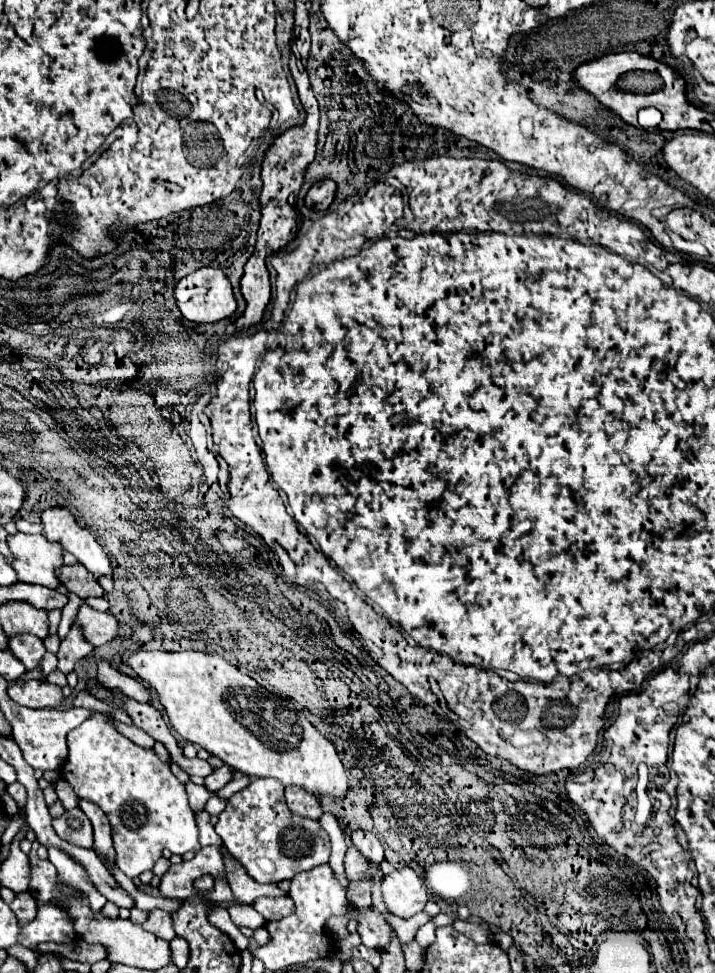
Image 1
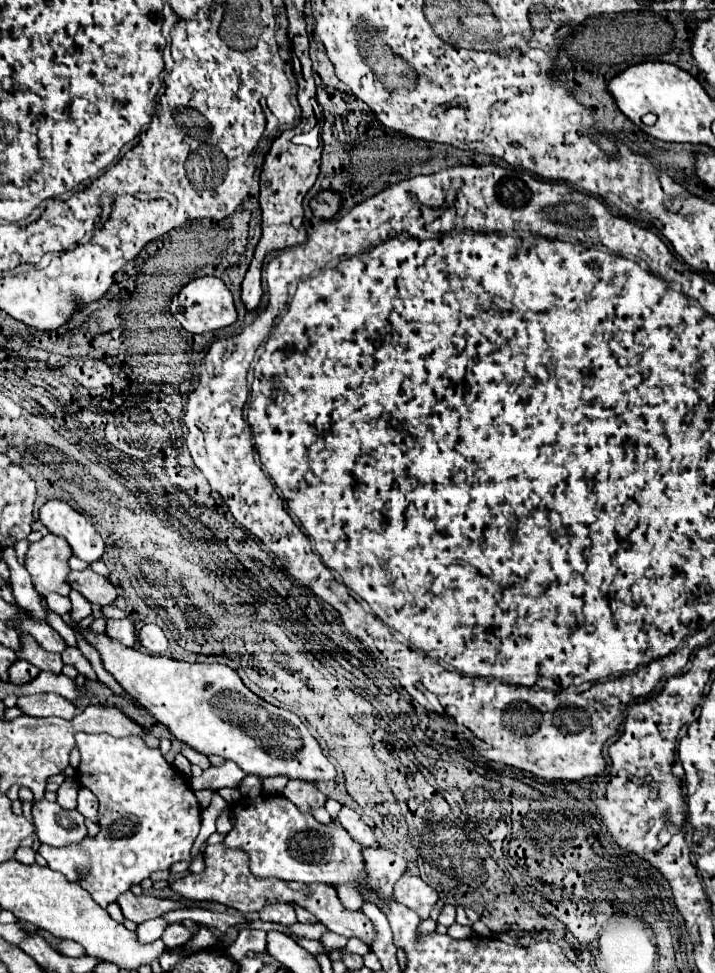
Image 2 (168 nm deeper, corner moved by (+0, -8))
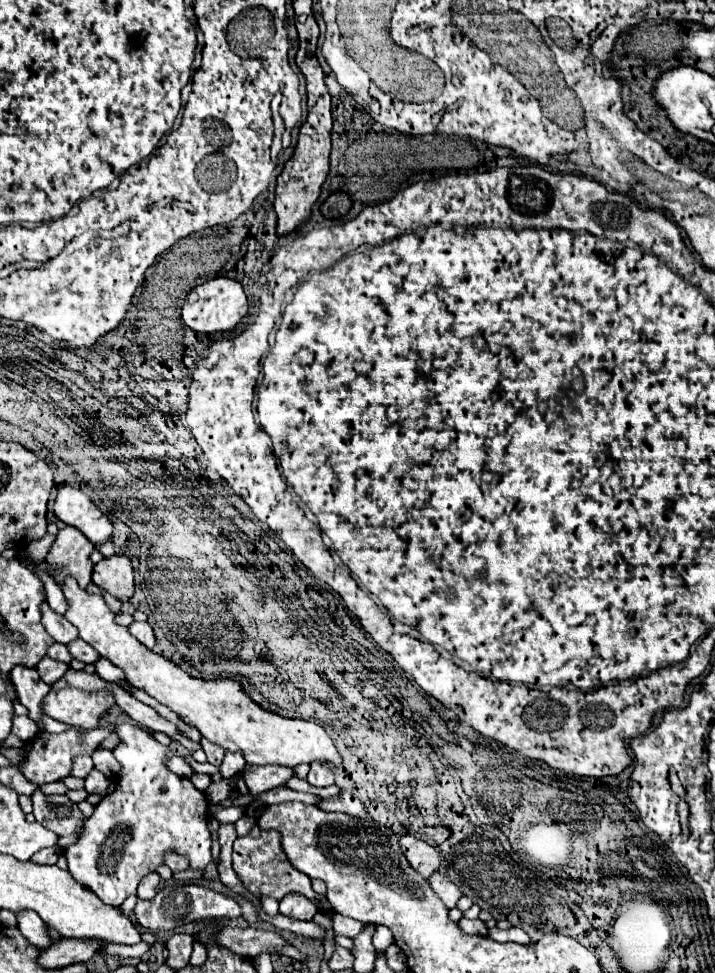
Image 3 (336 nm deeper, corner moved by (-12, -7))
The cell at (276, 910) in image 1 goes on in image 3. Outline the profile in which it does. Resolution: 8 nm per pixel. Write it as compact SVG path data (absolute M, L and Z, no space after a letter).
M291 894L291 896L285 896L281 902L279 902L279 912L283 916L289 916L289 918L297 918L297 920L313 920L317 908L311 900L307 900L305 896L299 896L299 894Z

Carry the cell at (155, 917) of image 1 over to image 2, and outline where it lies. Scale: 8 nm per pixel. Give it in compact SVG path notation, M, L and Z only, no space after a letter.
M173 923L173 925L169 925L167 929L165 929L165 933L163 933L163 943L167 945L167 947L179 947L179 945L185 945L187 941L191 941L195 937L195 933L193 931L189 931L185 925L181 925L181 923Z

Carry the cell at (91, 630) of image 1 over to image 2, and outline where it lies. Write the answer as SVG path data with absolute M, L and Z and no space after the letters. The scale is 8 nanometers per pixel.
M109 619L105 633L107 633L111 639L119 639L119 641L121 641L123 645L127 645L127 647L133 647L135 641L137 641L135 625L133 625L129 619L121 619L121 621Z

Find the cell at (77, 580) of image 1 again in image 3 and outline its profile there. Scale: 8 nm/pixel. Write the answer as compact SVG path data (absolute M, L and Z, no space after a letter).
M111 556L95 564L93 582L119 600L133 596L133 568L127 556Z

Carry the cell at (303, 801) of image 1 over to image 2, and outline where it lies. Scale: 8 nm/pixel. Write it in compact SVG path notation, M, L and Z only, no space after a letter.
M299 779L289 781L283 795L291 803L295 803L299 807L299 811L305 811L305 813L325 805L325 795L317 789L315 783L309 783L309 781L299 781Z

